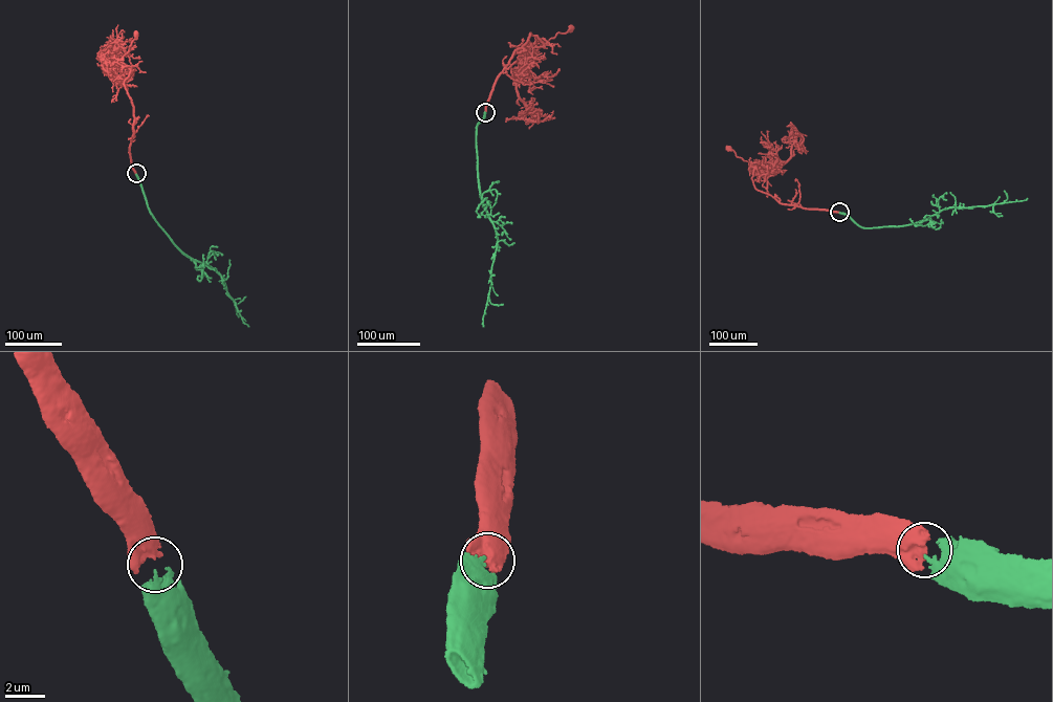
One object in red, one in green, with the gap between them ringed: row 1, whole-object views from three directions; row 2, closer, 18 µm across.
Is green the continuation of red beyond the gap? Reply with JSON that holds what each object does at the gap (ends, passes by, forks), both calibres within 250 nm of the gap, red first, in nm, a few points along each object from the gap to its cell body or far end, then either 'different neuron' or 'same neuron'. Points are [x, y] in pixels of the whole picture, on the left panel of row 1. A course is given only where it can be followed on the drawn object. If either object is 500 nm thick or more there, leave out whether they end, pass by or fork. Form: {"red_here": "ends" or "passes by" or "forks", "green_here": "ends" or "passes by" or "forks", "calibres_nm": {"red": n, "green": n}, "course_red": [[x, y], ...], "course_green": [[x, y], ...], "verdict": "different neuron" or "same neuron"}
{"calibres_nm": {"red": 600, "green": 240}, "course_red": [[136, 173], [128, 152], [133, 132], [133, 109], [124, 85], [130, 70], [119, 61], [127, 52], [135, 33]], "course_green": [[136, 174], [148, 207], [158, 223], [187, 256], [210, 266], [220, 276], [239, 315]], "verdict": "same neuron"}

